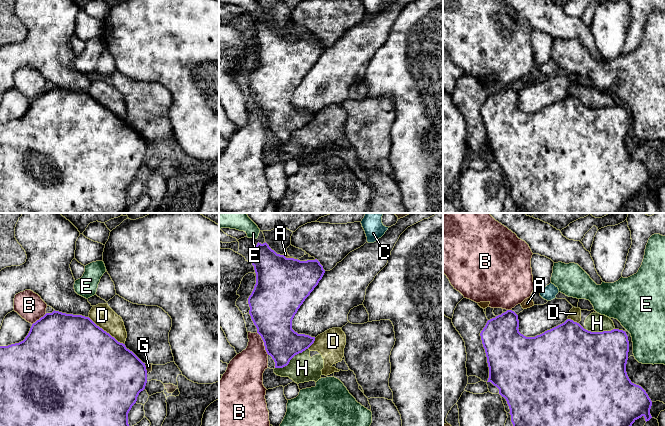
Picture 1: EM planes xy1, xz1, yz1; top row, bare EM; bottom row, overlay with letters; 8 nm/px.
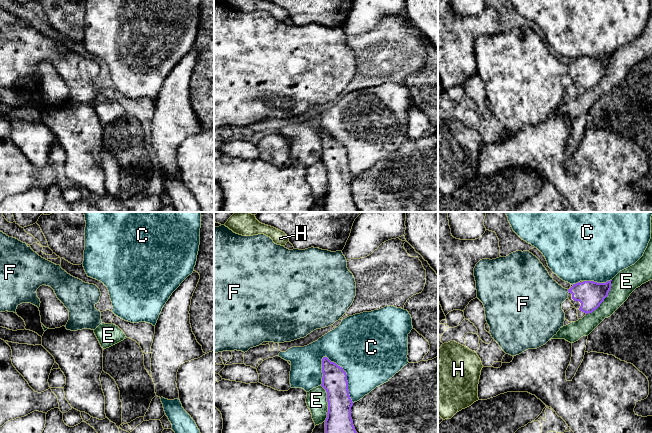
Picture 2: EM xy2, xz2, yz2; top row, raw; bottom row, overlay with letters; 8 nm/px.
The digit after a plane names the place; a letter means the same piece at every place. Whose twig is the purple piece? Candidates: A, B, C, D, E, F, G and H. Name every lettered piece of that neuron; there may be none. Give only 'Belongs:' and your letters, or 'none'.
Belongs: F

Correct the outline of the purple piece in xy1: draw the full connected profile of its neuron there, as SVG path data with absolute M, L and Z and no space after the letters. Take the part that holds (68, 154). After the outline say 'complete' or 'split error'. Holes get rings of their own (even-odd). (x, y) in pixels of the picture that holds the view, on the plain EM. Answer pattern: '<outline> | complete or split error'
M54 86L33 99L23 117L0 122L0 213L124 213L129 205L128 189L146 159L145 139L127 125L125 120L118 118L89 93Z | complete

